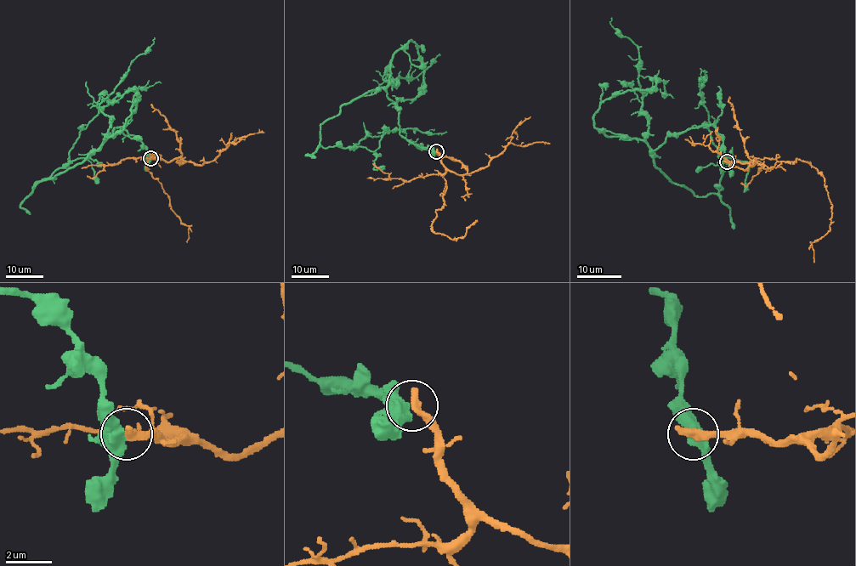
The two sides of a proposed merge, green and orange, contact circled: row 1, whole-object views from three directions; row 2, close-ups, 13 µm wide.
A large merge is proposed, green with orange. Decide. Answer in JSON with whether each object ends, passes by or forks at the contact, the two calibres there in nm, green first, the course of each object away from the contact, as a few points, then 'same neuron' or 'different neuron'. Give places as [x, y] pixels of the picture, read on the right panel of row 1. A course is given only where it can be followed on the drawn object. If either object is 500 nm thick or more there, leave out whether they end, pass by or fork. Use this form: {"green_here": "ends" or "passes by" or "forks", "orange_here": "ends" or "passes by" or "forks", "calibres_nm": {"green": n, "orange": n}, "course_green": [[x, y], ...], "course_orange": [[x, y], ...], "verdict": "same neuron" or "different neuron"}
{"green_here": "forks", "orange_here": "ends", "calibres_nm": {"green": 440, "orange": 420}, "course_green": [[727, 161], [712, 125], [670, 134], [650, 153], [673, 183], [695, 195], [722, 189], [703, 71]], "course_orange": [[727, 162], [798, 159], [807, 161], [824, 178], [831, 221], [827, 234], [811, 244], [813, 263]], "verdict": "different neuron"}

